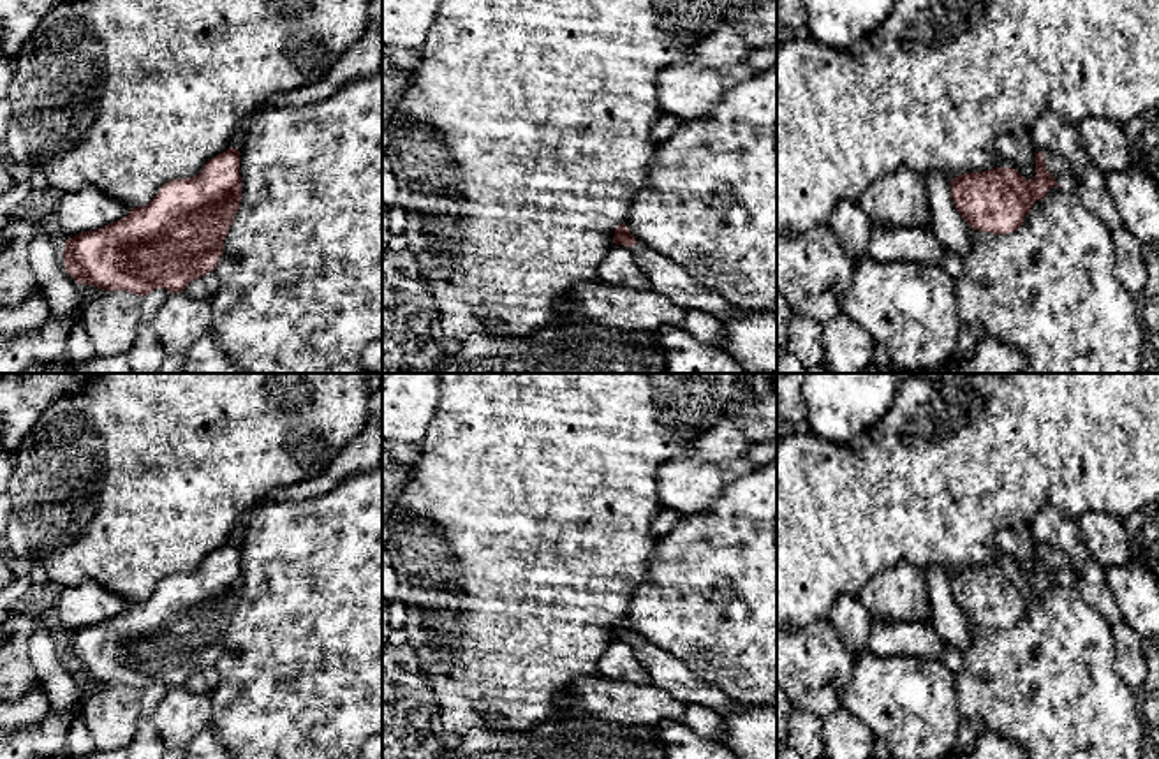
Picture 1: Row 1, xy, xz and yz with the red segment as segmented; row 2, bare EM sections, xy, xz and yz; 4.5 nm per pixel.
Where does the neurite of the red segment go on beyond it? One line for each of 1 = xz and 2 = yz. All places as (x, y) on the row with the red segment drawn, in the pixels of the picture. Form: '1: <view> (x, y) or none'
1: xz (666, 277)
2: yz (1057, 166)

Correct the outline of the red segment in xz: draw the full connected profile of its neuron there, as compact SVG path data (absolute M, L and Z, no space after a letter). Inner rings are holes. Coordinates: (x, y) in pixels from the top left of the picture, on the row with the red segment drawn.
M625 224L615 229L613 243L632 250L636 264L646 275L652 291L666 296L687 312L705 312L720 322L740 313L740 306L729 303L722 294L703 287L675 261L638 243Z

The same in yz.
M1039 150L1032 180L1013 167L967 173L951 180L951 199L974 231L1008 234L1022 227L1032 204L1052 187L1076 190L1078 181L1062 155Z

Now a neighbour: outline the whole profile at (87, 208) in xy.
M85 185L74 192L63 192L60 206L53 215L55 232L62 239L69 239L113 224L129 215L130 210L97 187Z

